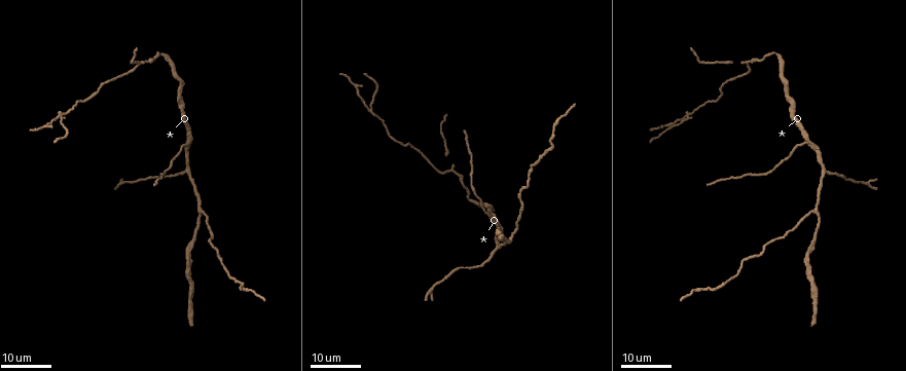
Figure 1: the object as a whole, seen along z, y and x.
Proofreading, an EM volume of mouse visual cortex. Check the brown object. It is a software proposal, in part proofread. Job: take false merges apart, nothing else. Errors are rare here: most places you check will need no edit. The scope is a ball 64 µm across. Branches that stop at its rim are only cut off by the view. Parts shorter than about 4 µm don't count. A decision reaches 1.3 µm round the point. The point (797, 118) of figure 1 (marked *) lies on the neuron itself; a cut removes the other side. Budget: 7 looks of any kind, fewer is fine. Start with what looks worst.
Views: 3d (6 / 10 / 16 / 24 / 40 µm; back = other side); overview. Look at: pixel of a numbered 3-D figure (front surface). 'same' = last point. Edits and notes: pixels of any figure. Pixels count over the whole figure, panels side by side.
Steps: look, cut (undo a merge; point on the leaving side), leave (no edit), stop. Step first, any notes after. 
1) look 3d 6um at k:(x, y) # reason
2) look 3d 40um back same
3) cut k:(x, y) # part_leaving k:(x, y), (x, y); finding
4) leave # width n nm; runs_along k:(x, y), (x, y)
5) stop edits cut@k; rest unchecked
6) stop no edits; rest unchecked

look 3d 24um at 1:(372, 111) # looks like a crossing

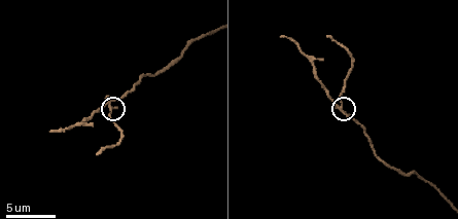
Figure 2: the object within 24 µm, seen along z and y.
look 3d 10um at 2:(339, 110) # zoom in

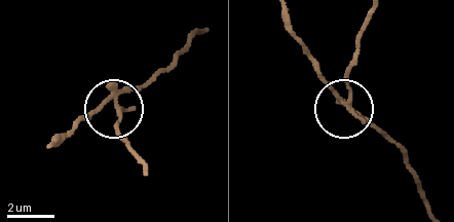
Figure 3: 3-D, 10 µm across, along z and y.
cut 3:(117, 121) # side_arm 11 um; part_leaving 3:(113, 96), (118, 133), (142, 164); a second neuron is stuck on

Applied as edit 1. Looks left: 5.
look overview

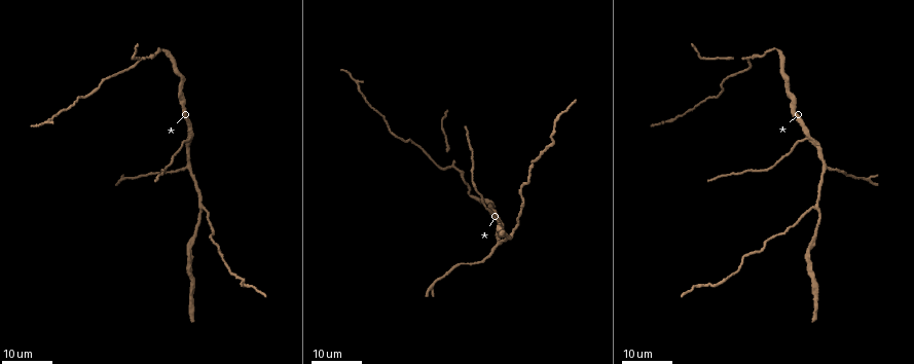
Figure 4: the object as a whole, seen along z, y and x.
look 3d 24um at 4:(192, 137) # small branch off a trunk

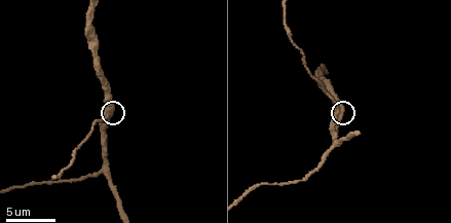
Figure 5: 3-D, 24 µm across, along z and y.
look 3d 10um at 5:(340, 109) # zoom in

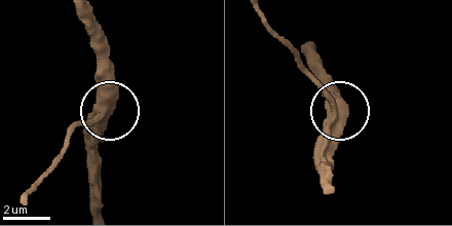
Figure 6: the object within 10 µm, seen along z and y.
look 3d 6um at 6:(335, 113)

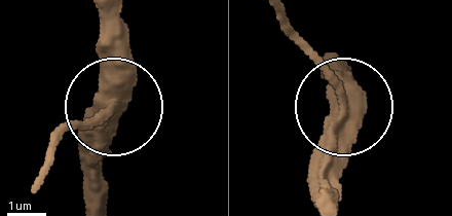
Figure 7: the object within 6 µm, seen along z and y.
leave # width 380 nm; all the same neuron

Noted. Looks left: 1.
look 3d 16um at 5:(101, 170) # arms part here

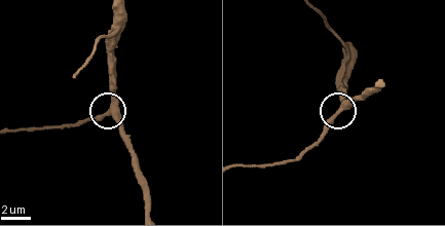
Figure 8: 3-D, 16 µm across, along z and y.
leave # arms 3; all the same neuron

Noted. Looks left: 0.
stop edits cut@3; rest unchecked

